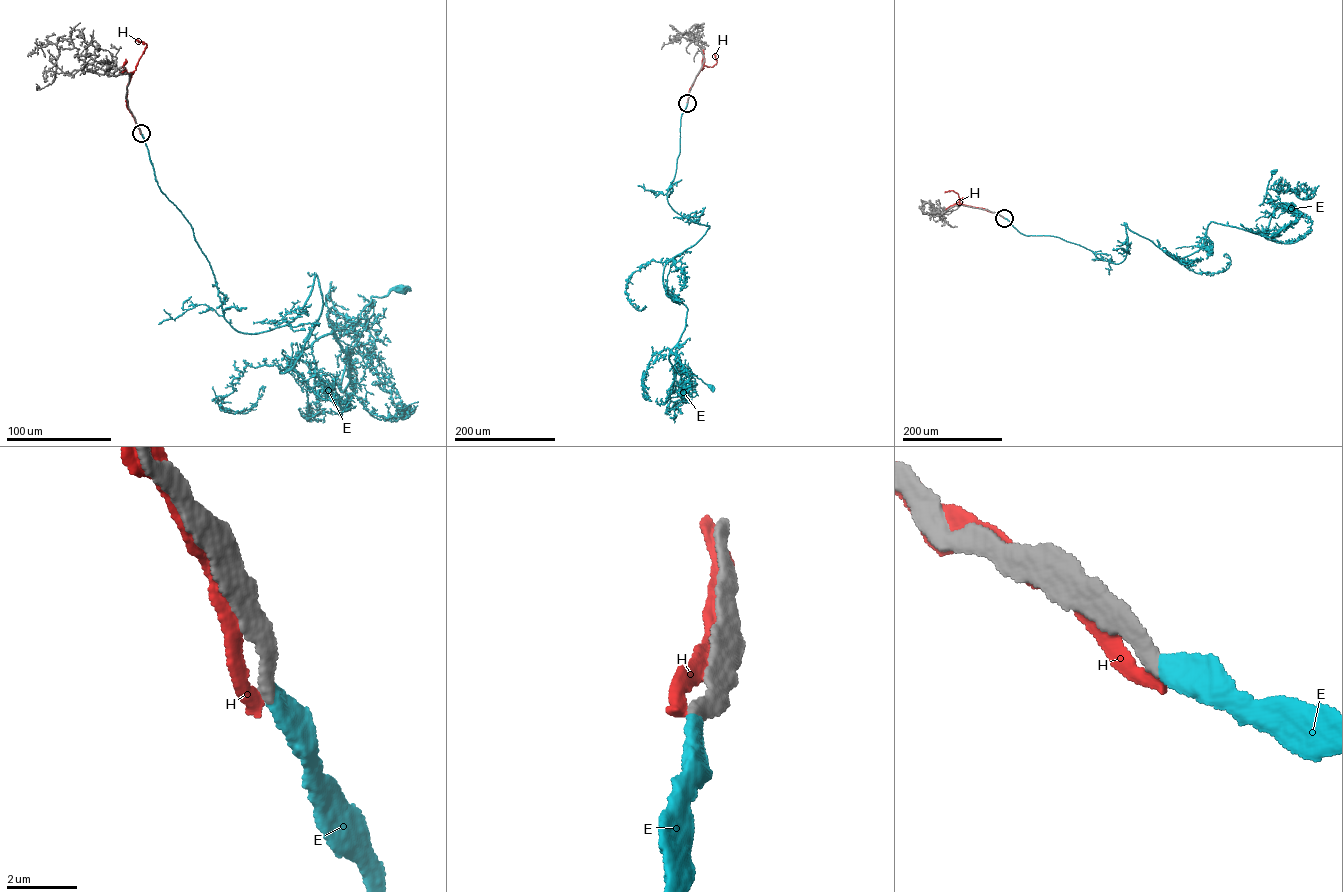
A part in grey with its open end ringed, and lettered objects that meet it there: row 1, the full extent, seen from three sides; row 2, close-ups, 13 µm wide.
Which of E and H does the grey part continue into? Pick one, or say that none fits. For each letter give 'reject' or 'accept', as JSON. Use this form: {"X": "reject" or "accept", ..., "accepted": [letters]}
{"E": "accept", "H": "reject", "accepted": ["E"]}

